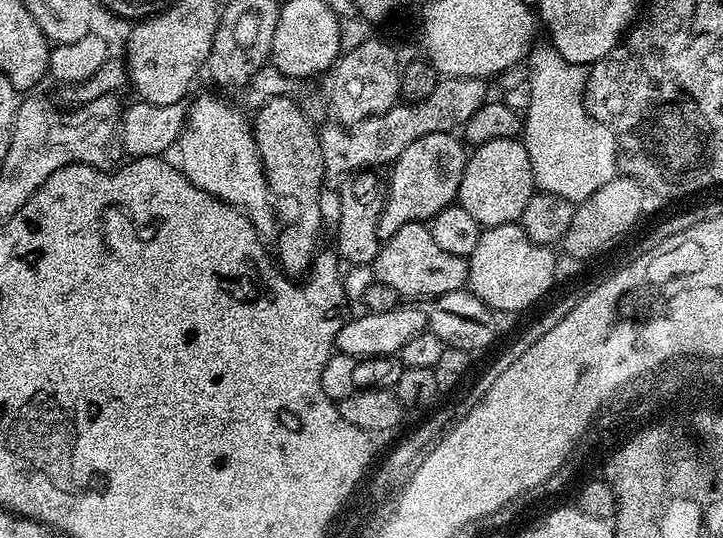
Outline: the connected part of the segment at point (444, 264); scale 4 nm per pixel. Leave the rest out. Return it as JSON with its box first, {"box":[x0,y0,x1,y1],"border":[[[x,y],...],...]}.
{"box":[372,222,468,298],"border":[[[410,222],[380,245],[378,258],[372,265],[379,283],[392,286],[402,298],[435,298],[464,288],[468,282],[468,261],[458,254],[441,250],[434,242],[431,227],[424,222]]]}

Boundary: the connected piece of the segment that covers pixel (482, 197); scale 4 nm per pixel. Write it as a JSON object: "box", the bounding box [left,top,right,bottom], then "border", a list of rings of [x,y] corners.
{"box":[458,139,535,229],"border":[[[519,139],[495,140],[475,145],[465,159],[458,202],[462,210],[467,210],[480,223],[481,229],[493,228],[517,223],[535,191],[530,154],[523,143]]]}

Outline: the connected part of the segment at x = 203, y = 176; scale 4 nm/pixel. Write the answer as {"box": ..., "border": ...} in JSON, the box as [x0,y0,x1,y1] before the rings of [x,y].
{"box":[178,96,273,218],"border":[[[204,96],[196,105],[191,105],[178,141],[179,148],[178,167],[191,184],[233,204],[249,218],[273,215],[268,180],[248,116],[244,117],[238,109],[216,96]]]}

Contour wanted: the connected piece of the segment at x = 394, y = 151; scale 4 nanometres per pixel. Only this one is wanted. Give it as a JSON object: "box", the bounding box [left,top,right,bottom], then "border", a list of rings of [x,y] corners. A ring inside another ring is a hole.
{"box":[319,77,486,178],"border":[[[478,77],[440,78],[434,90],[421,101],[398,102],[390,110],[347,128],[339,122],[331,122],[319,129],[325,173],[329,177],[343,178],[354,172],[380,170],[395,164],[396,160],[418,138],[439,132],[455,133],[463,129],[464,123],[486,103],[485,81]]]}

